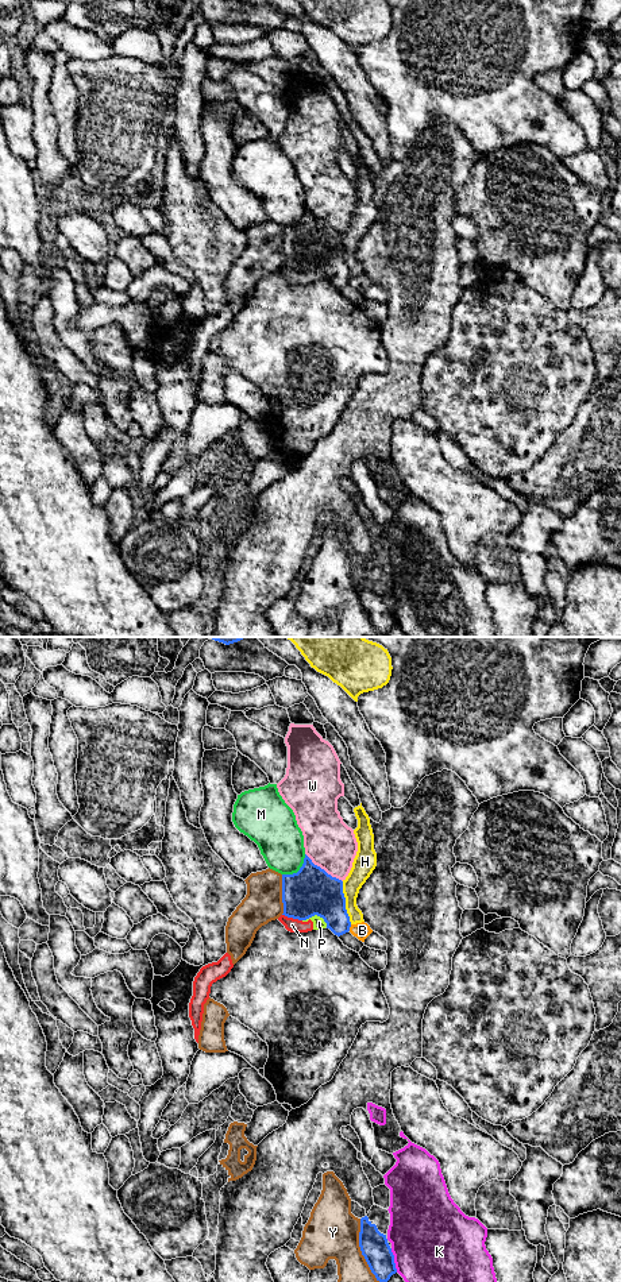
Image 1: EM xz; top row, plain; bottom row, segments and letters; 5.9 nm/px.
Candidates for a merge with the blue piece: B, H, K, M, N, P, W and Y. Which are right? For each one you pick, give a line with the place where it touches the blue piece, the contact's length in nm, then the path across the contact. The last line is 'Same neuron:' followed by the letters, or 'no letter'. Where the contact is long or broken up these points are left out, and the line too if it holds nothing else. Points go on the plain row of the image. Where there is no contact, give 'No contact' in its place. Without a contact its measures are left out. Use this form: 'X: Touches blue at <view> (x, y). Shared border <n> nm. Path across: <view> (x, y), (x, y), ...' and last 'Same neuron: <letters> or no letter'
Same neuron: no letter

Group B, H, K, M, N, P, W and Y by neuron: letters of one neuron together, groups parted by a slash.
B K / H / M / N P / W / Y

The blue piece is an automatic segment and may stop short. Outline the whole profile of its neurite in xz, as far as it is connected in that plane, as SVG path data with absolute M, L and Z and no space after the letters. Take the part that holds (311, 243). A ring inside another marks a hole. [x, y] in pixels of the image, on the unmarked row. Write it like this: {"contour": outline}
{"contour": "M306 206L297 225L282 227L282 255L282 267L288 270L306 273L317 267L338 289L350 283L343 233L315 217Z"}

